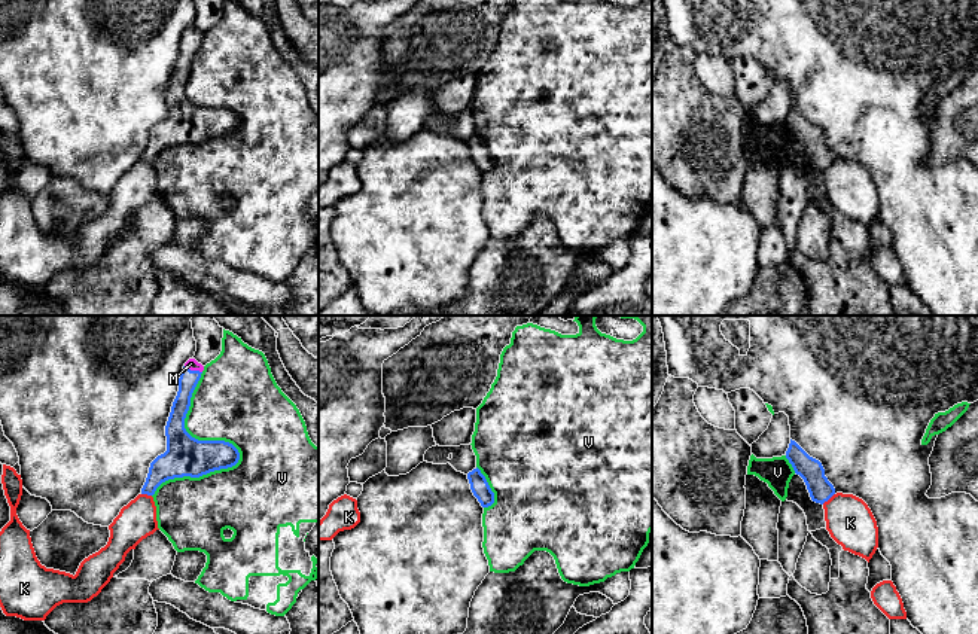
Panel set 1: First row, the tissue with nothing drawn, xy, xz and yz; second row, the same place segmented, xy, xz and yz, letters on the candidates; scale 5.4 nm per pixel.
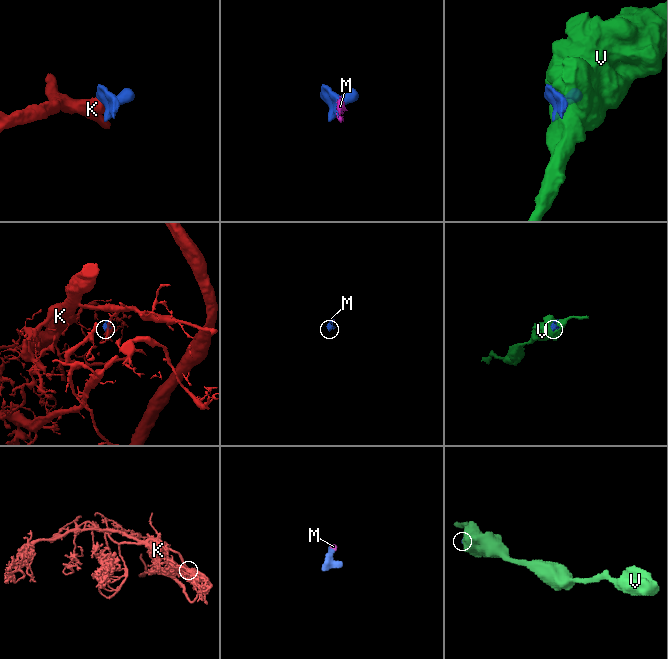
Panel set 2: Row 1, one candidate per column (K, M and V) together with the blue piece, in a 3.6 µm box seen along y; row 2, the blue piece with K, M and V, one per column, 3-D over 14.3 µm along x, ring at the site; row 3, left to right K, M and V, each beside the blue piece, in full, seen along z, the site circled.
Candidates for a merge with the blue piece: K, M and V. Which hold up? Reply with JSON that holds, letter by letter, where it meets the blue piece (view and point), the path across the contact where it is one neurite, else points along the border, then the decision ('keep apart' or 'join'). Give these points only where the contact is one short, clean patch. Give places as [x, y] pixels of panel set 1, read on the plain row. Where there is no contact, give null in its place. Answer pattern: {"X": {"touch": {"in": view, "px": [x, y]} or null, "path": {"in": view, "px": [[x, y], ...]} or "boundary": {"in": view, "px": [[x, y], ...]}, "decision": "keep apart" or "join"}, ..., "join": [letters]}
{"K": {"touch": {"in": "yz", "px": [828, 165]}, "boundary": {"in": "yz", "px": [[834, 159], [822, 170]]}, "decision": "keep apart"}, "M": {"touch": {"in": "xy", "px": [194, 37]}, "decision": "join"}, "V": {"touch": {"in": "xy", "px": [232, 112]}, "decision": "keep apart"}, "join": ["M"]}

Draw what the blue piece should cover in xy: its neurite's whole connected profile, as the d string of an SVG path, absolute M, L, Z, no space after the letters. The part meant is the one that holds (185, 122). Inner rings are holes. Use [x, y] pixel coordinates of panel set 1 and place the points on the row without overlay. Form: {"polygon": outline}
{"polygon": "M189 25L179 45L179 58L173 68L165 92L167 118L158 122L149 134L141 161L153 162L156 155L174 144L199 144L214 137L228 135L238 129L238 116L225 107L198 107L185 95L192 60L204 33Z"}

